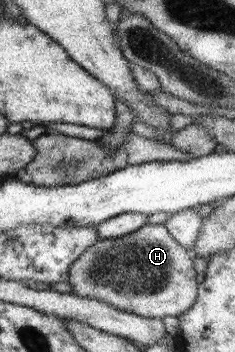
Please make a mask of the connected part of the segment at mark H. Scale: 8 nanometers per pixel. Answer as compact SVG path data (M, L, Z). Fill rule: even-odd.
M163 222L144 225L135 233L125 234L125 237L99 238L95 245L85 249L81 257L77 257L77 261L69 267L68 282L71 293L81 298L105 302L121 312L129 312L145 318L163 319L167 316L178 318L194 305L199 293L197 275L192 254L171 237L166 222Z

